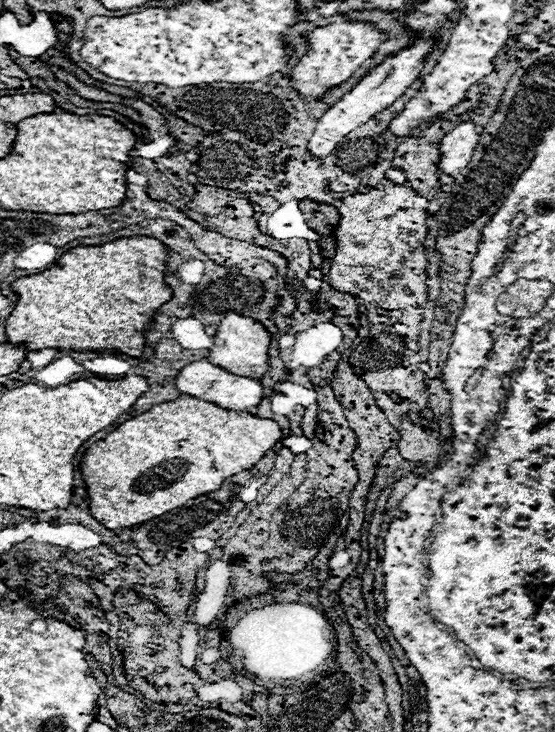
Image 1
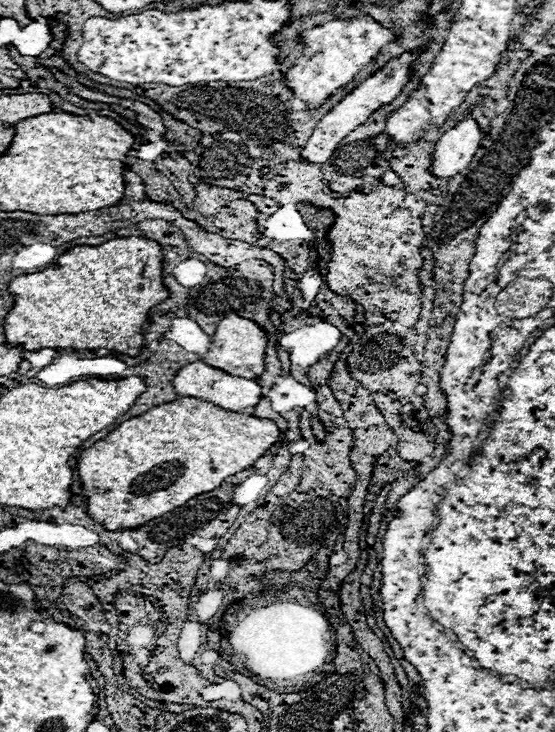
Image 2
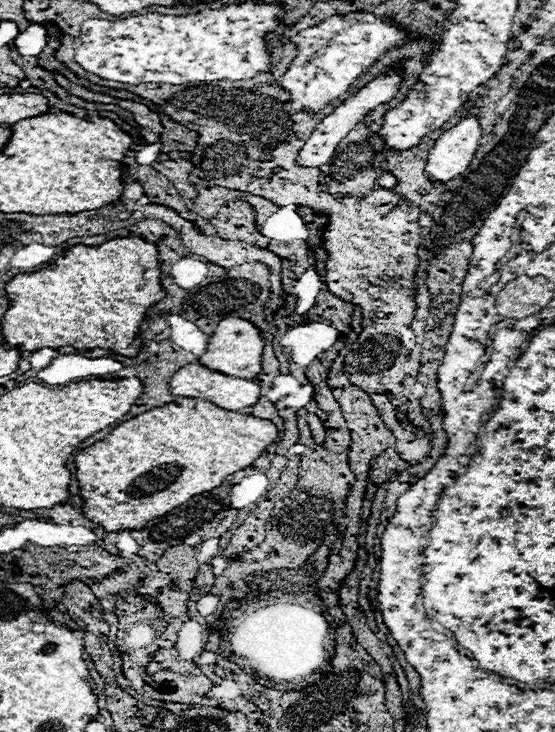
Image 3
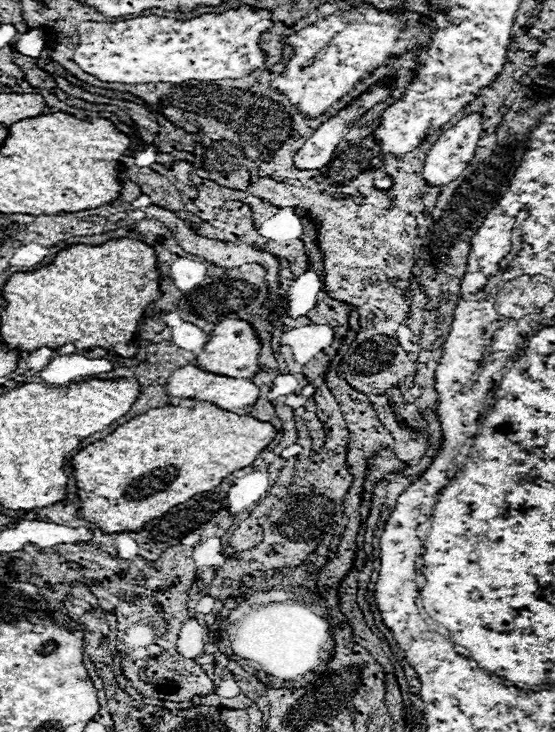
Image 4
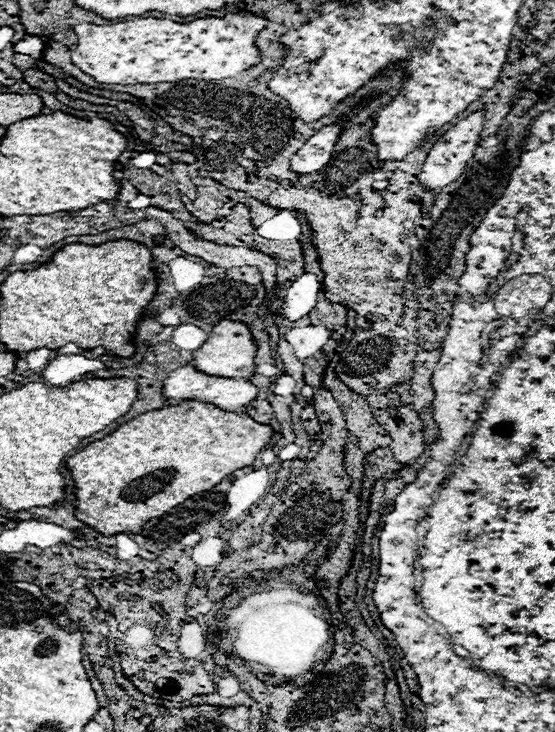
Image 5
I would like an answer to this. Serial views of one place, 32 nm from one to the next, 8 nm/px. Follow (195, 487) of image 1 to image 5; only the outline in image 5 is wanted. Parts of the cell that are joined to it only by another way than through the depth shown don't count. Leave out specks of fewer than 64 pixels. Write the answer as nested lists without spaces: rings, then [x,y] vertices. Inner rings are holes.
[[[182,400],[176,406],[164,406],[140,414],[134,420],[118,426],[118,430],[114,430],[110,436],[88,444],[84,450],[66,460],[76,486],[76,518],[104,536],[114,536],[120,532],[136,534],[148,520],[166,514],[170,508],[182,504],[194,494],[212,490],[234,470],[250,466],[272,436],[272,426],[252,420],[248,414],[238,416],[198,400]]]

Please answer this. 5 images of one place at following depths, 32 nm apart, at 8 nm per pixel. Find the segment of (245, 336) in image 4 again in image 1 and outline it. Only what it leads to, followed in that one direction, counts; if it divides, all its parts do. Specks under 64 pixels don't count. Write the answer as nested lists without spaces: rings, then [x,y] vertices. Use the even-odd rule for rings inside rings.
[[[230,312],[218,326],[218,332],[214,336],[214,346],[208,352],[208,360],[212,364],[224,366],[226,370],[232,370],[232,374],[244,374],[246,378],[260,380],[270,370],[270,356],[268,356],[270,340],[272,334],[264,324],[256,322],[254,318]]]

